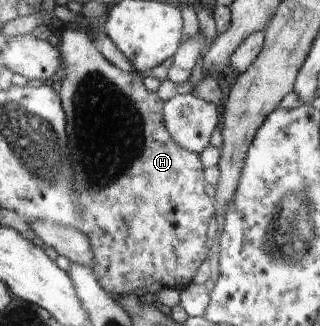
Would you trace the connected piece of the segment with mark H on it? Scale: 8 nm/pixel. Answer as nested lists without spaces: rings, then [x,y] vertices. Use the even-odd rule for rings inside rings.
[[[65,26],[59,33],[58,47],[61,50],[64,59],[64,77],[62,87],[58,92],[61,96],[61,104],[65,109],[65,116],[68,121],[66,132],[68,136],[68,157],[72,164],[72,200],[76,202],[80,216],[76,220],[76,229],[78,229],[88,241],[90,252],[92,254],[89,265],[91,266],[100,286],[114,299],[126,294],[134,294],[137,288],[147,287],[153,282],[160,282],[162,287],[170,287],[178,291],[184,290],[193,282],[194,275],[198,272],[200,265],[206,260],[208,250],[206,250],[206,230],[208,230],[208,220],[210,214],[214,214],[214,202],[208,198],[207,192],[204,192],[204,168],[200,164],[198,154],[190,152],[178,144],[162,122],[162,100],[156,93],[150,92],[143,83],[144,75],[139,71],[132,70],[124,72],[116,68],[111,62],[108,62],[104,55],[95,45],[94,34],[81,29],[71,29]]]

